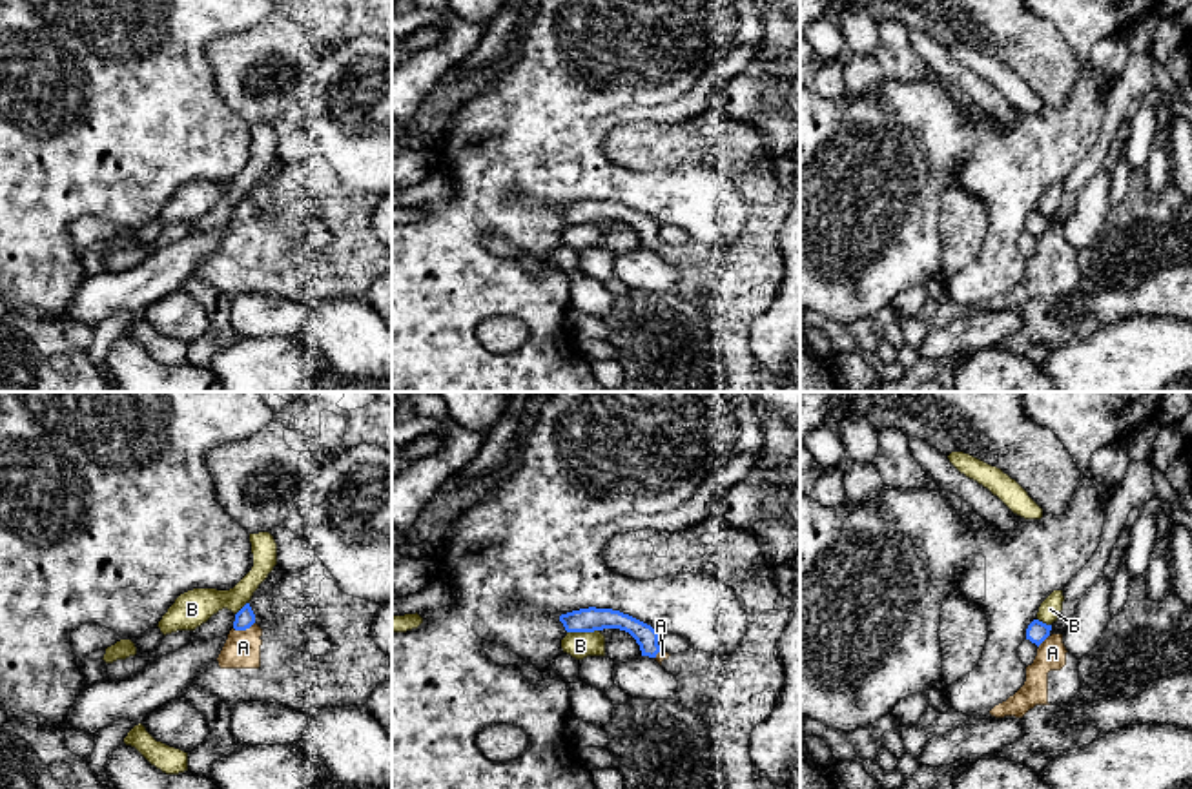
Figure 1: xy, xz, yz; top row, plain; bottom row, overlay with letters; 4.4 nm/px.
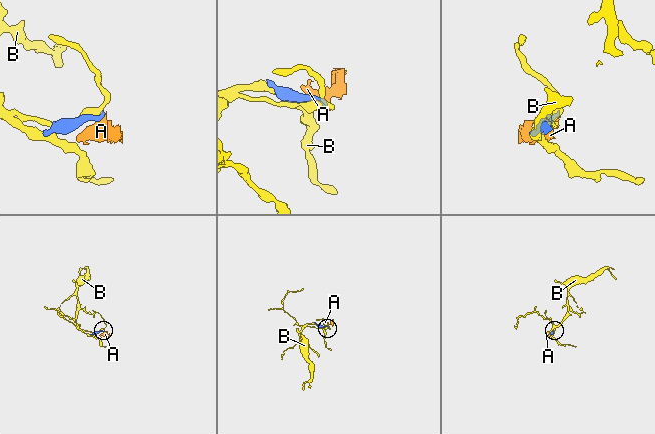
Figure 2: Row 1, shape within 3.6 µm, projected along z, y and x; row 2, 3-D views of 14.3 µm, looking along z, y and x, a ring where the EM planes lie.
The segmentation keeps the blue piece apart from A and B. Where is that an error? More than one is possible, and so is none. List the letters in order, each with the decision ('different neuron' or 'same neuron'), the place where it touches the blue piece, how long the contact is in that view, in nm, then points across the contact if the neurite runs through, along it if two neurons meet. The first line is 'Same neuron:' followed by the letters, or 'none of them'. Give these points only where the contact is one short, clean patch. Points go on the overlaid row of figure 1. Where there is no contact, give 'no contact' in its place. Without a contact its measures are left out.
Same neuron: A
A: same neuron | xy (243, 629) | 100 nm
B: different neuron | xz (582, 631) | 140 nm

